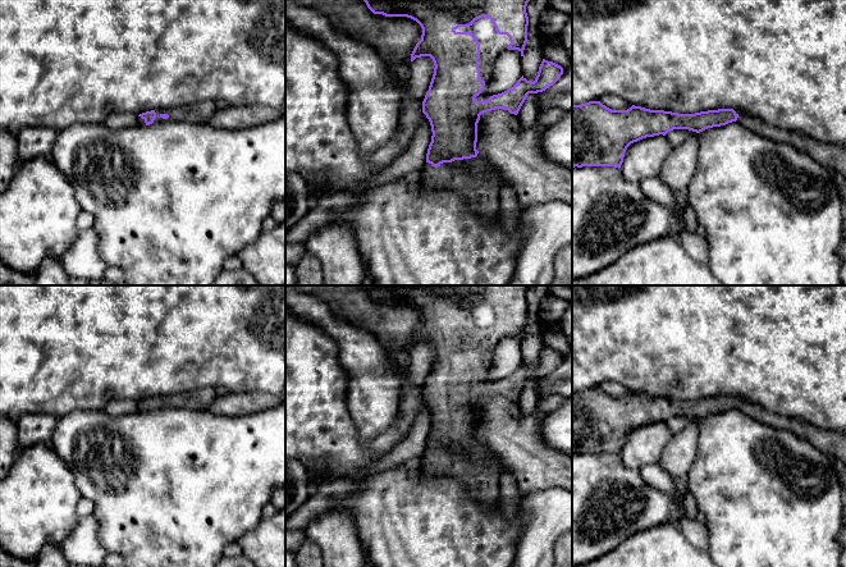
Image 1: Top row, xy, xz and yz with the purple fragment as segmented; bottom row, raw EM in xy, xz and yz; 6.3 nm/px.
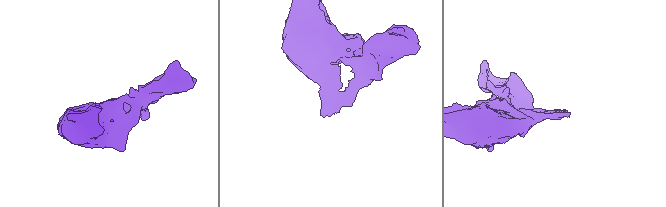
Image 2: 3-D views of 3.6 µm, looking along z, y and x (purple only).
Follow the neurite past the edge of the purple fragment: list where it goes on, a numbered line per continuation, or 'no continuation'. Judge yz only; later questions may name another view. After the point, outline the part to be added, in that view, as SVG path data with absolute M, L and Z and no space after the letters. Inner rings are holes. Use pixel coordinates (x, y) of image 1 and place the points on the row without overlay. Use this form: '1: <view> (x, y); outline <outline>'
1: yz (832, 443); outline M735 397L738 402L736 410L741 411L753 420L779 430L794 433L801 439L808 440L817 449L840 459L846 465L846 433L829 431L813 426L800 419L791 419L765 410L758 403L753 403L741 397Z

